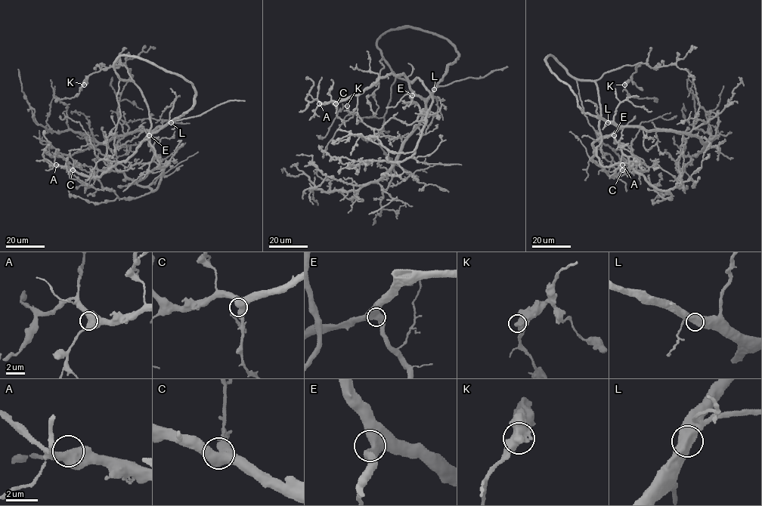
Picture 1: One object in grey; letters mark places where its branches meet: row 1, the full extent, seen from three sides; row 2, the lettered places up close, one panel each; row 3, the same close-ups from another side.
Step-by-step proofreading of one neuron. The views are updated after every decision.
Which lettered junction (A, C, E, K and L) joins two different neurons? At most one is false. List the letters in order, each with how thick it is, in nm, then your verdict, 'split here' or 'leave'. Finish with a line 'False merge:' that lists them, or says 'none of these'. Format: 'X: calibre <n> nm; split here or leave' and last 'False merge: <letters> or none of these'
A: calibre 600 nm; leave
C: calibre 600 nm; leave
E: calibre 600 nm; leave
K: calibre 600 nm; leave
L: calibre 650 nm; leave
False merge: none of these

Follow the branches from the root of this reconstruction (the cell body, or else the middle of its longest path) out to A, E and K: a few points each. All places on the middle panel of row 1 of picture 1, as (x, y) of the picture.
A: (391, 97), (378, 140), (394, 173), (382, 180), (425, 110), (408, 79), (389, 74), (357, 94), (319, 103)
E: (391, 97), (378, 140), (394, 173), (382, 180), (425, 110), (425, 101), (412, 95)
K: (391, 97), (385, 115), (379, 118), (358, 117), (348, 112), (347, 106)

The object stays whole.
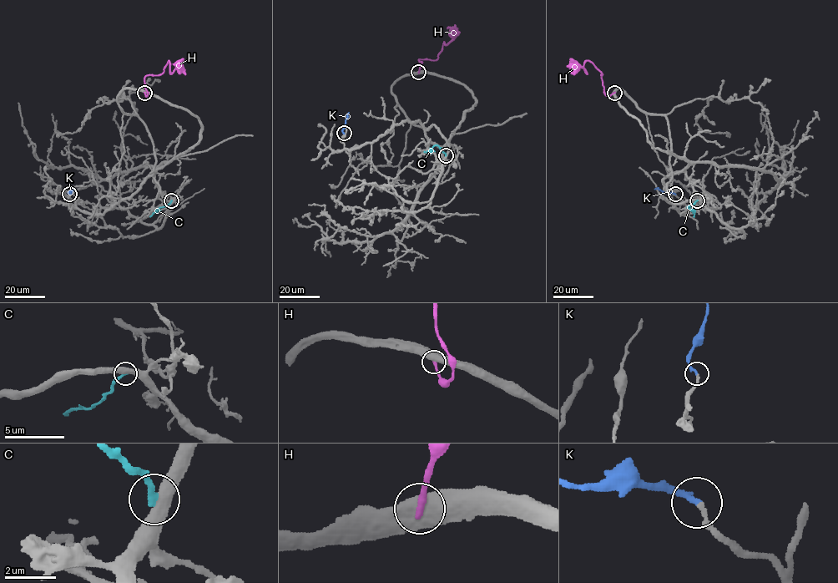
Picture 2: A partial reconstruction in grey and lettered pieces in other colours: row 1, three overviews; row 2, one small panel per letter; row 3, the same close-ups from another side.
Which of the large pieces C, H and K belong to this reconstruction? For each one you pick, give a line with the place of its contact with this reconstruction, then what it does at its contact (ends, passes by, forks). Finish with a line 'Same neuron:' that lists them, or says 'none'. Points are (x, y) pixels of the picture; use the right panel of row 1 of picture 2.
K: meets grey at (675, 194); it ends there
Same neuron: K

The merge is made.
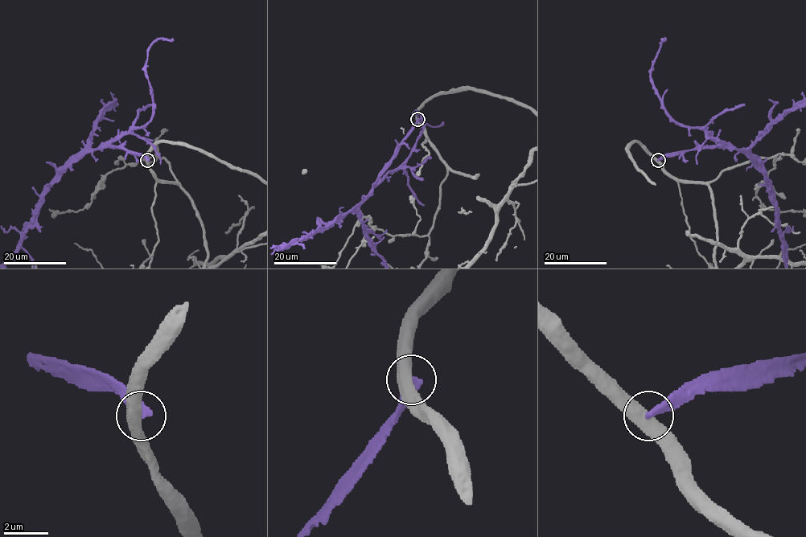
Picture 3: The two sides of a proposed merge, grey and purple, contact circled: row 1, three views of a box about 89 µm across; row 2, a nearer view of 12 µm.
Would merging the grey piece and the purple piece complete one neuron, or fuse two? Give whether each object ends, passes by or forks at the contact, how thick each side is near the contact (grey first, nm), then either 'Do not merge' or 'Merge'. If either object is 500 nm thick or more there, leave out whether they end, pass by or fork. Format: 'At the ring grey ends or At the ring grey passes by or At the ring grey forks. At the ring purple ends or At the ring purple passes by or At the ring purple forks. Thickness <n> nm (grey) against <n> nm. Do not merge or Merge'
Thickness 550 nm (grey) against 400 nm. Do not merge

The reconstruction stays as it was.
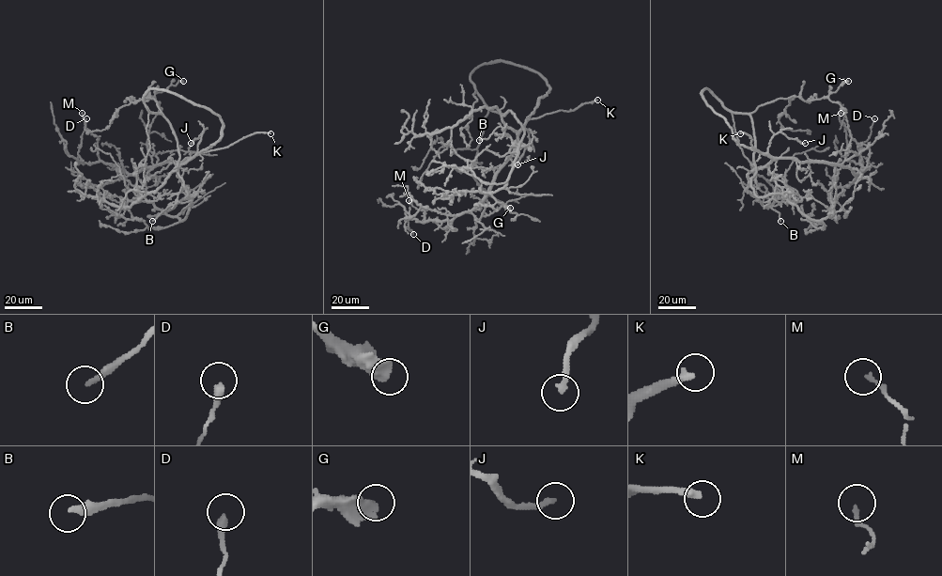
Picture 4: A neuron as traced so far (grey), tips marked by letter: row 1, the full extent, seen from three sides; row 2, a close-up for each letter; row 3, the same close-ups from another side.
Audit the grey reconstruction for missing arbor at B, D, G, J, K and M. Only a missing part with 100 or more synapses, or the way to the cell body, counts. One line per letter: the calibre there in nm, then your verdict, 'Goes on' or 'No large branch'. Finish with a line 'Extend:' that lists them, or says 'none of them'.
B: Thickness 260 nm. No large branch
D: Thickness 300 nm. No large branch
G: Thickness 550 nm. No large branch
J: Thickness 240 nm. No large branch
K: Thickness 280 nm. Goes on
M: Thickness 160 nm. No large branch
Extend: K

